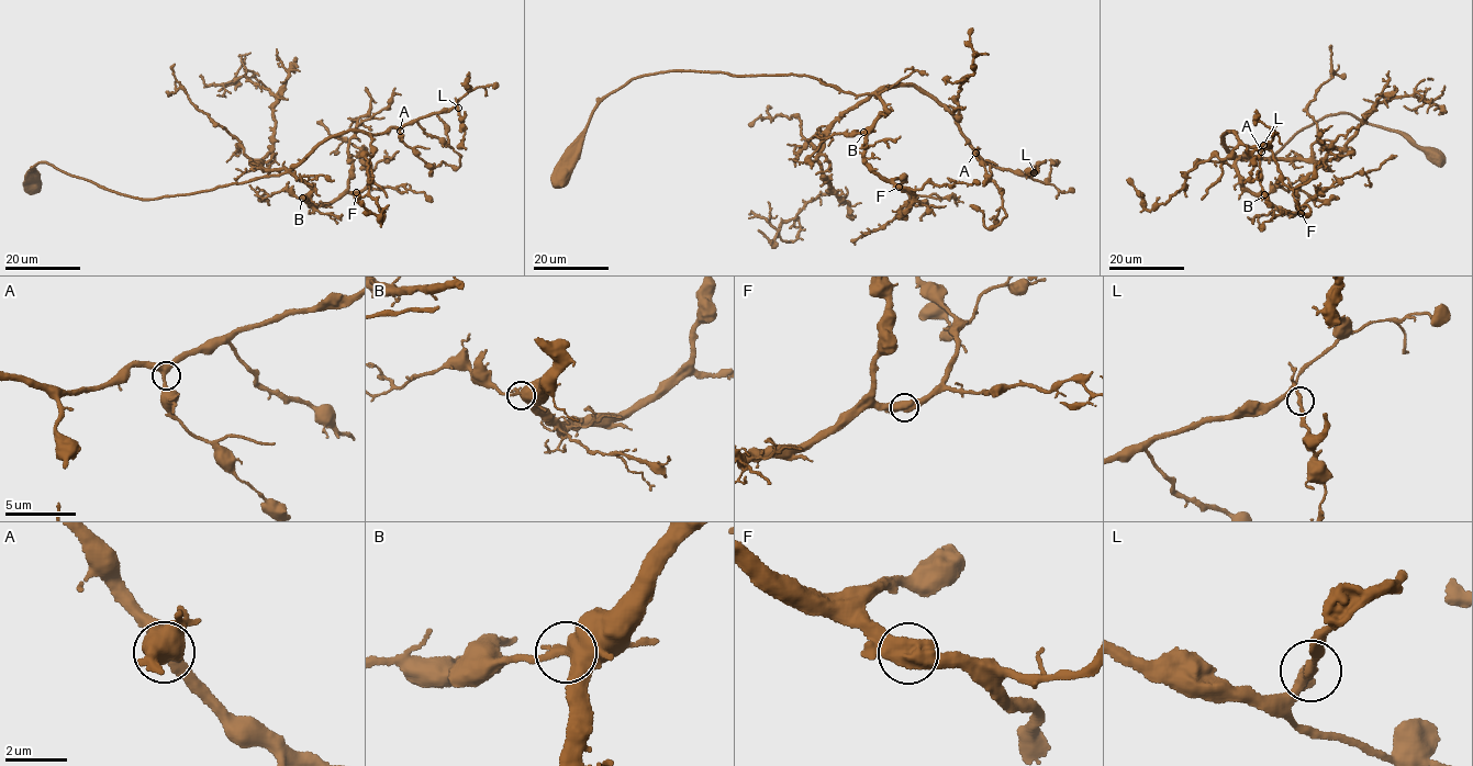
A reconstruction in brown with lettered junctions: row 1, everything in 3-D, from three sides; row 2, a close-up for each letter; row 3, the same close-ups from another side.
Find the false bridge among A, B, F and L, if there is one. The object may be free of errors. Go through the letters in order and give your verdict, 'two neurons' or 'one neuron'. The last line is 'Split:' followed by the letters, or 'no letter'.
A: one neuron
B: one neuron
F: one neuron
L: one neuron
Split: no letter

